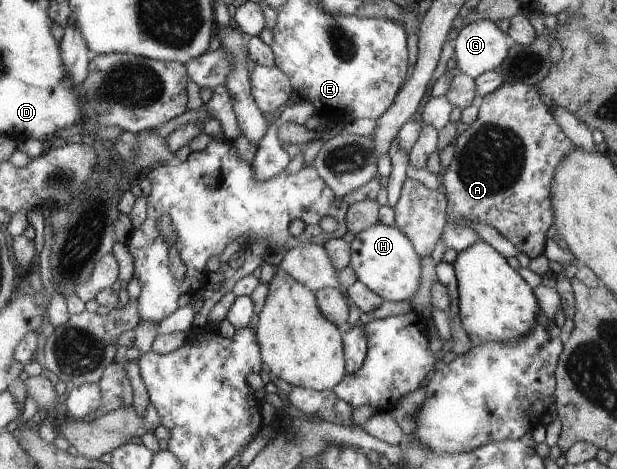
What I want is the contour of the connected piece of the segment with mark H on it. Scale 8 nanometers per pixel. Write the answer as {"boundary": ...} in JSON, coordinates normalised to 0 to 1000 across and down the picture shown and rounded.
{"boundary":[[[611,473],[574,501],[566,520],[564,567],[572,574],[579,597],[590,601],[618,638],[656,642],[666,638],[676,618],[679,546],[656,497],[640,482]]]}

